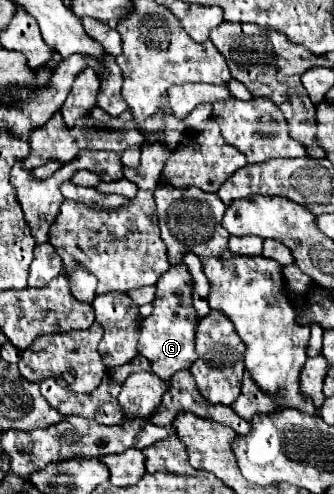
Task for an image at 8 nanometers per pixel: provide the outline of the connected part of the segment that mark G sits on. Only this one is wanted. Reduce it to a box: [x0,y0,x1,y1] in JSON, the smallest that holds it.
[138,262,198,380]

